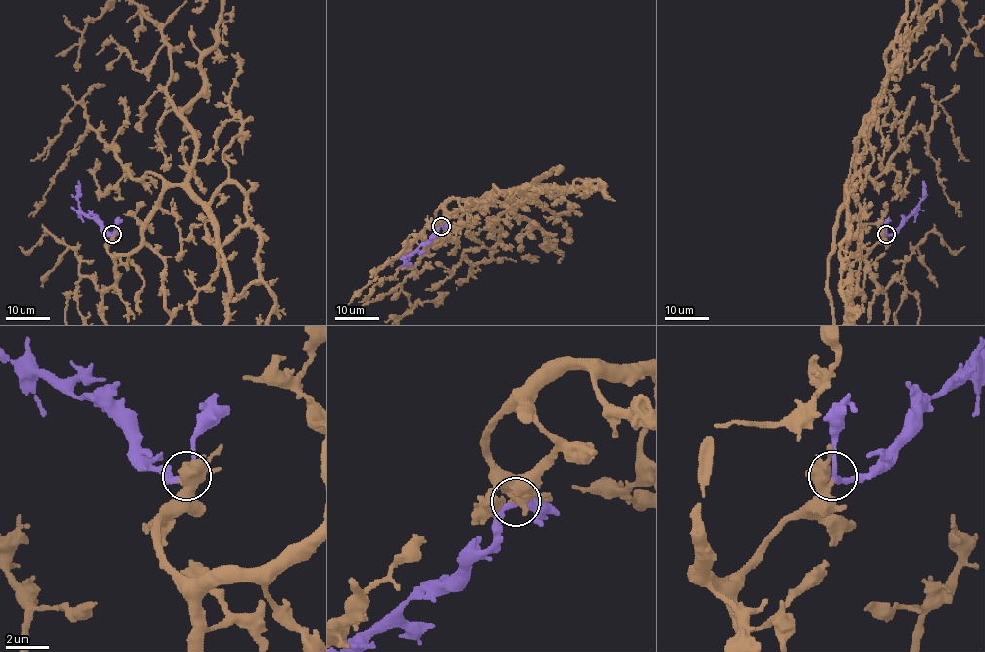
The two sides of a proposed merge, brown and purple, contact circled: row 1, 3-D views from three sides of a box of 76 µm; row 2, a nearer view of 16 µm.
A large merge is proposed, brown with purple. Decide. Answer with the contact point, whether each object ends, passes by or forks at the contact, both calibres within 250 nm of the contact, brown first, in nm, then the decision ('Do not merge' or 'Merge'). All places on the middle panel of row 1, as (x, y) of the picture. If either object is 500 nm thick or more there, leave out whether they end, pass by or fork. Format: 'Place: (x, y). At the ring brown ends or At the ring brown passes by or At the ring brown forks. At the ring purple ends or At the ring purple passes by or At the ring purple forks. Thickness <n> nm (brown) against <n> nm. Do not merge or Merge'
Place: (441, 226). At the ring brown passes by. At the ring purple passes by. Thickness 280 nm (brown) against 240 nm. Merge

